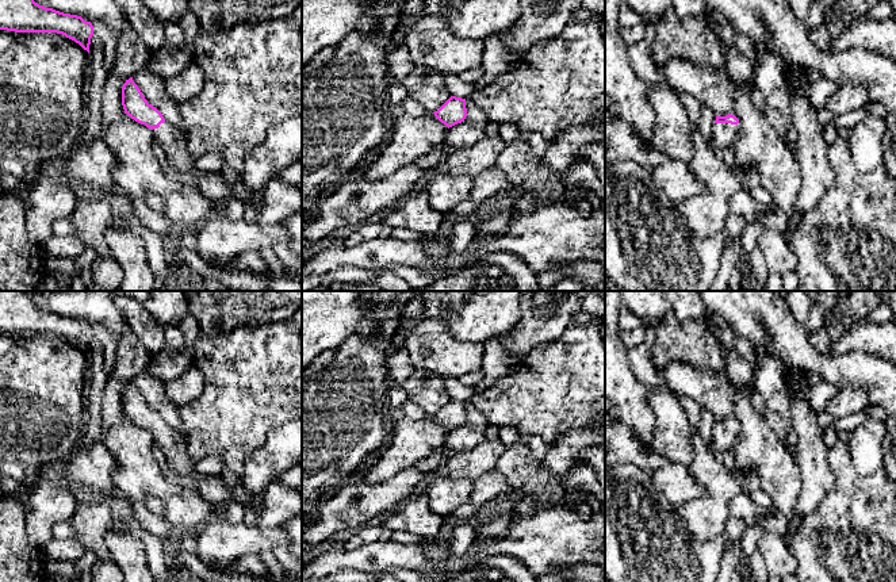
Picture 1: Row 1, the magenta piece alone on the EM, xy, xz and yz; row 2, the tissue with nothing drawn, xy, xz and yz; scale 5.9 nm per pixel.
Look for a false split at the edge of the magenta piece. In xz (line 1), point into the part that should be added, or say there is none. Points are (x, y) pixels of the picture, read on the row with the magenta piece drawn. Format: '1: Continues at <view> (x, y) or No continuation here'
1: No continuation here

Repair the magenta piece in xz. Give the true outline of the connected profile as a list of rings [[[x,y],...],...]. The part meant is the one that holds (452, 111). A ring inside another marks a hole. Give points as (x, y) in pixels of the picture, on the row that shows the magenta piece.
[[[451,96],[437,111],[434,116],[448,129],[462,123],[467,116],[466,99]]]

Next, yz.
[[[735,115],[716,116],[715,125],[712,127],[712,135],[715,152],[717,156],[721,156],[721,152],[734,145],[734,141],[740,129],[739,119]]]

